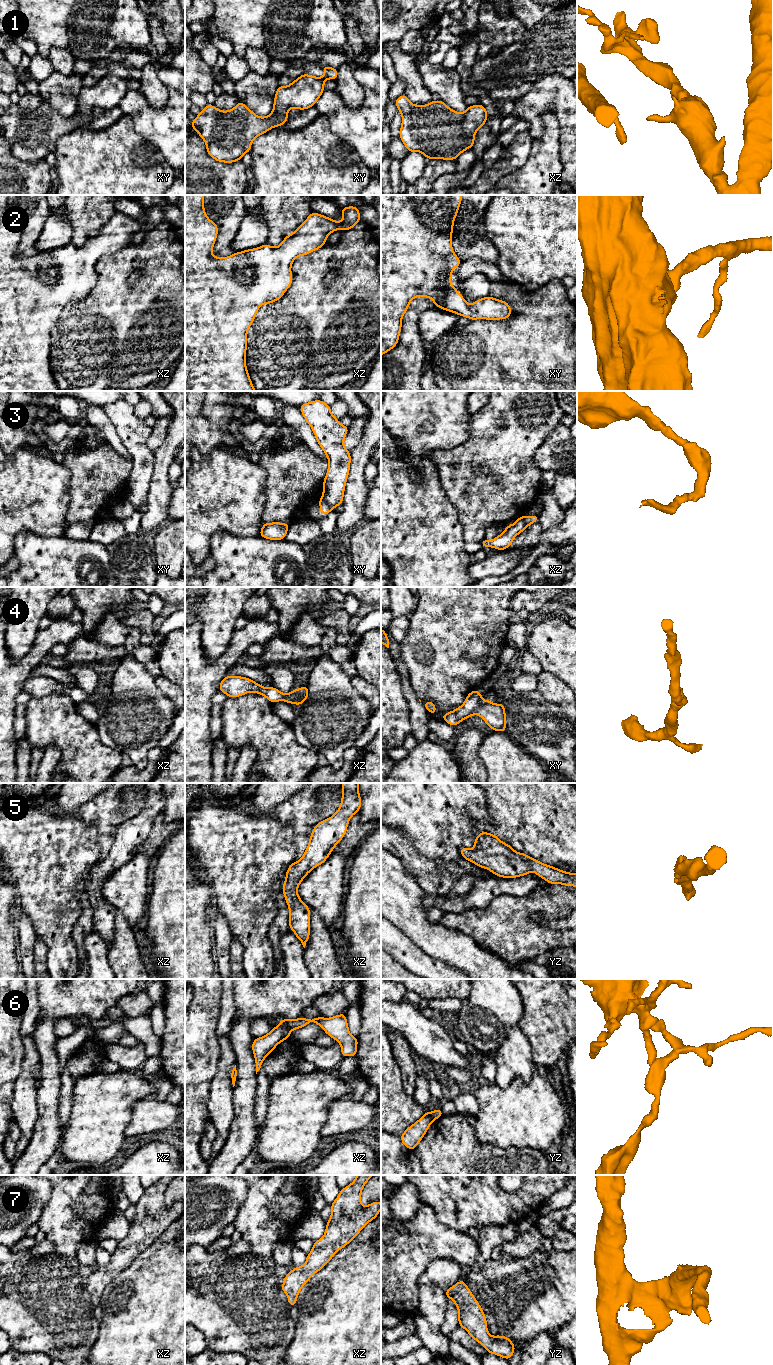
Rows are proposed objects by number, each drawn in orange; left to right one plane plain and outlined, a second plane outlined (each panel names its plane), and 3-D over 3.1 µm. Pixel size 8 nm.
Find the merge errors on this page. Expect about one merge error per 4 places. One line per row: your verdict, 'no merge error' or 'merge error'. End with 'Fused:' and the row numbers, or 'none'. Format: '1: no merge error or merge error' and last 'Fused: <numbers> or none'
1: no merge error
2: no merge error
3: merge error
4: no merge error
5: no merge error
6: merge error
7: no merge error
Fused: 3, 6

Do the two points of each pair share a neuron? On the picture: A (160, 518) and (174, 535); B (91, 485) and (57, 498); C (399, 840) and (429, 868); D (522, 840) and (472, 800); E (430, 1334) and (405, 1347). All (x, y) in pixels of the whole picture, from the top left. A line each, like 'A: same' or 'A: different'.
A: different
B: different
C: same
D: different
E: different

